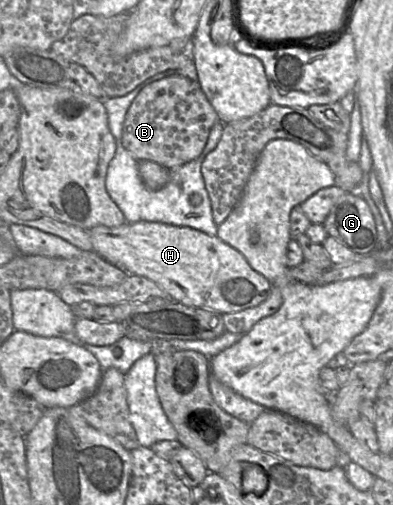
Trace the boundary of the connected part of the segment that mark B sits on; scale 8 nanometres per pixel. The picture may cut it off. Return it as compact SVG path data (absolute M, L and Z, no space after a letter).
M171 75L145 86L129 106L122 131L122 145L139 160L150 160L168 169L200 156L219 117L198 81Z

